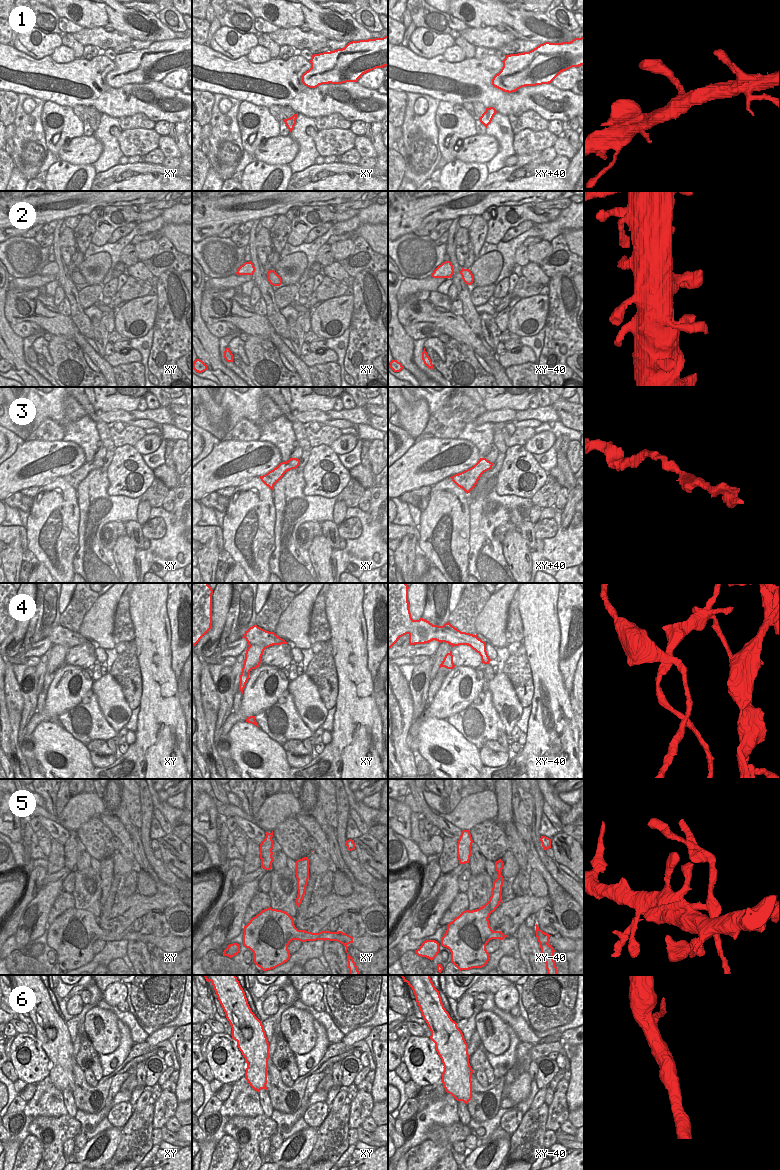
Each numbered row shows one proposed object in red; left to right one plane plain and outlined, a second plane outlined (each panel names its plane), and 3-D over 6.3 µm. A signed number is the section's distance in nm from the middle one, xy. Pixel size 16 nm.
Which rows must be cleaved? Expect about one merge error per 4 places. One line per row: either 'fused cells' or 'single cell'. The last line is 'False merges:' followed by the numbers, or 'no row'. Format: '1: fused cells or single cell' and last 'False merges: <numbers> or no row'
1: single cell
2: single cell
3: single cell
4: fused cells
5: fused cells
6: single cell
False merges: 4, 5

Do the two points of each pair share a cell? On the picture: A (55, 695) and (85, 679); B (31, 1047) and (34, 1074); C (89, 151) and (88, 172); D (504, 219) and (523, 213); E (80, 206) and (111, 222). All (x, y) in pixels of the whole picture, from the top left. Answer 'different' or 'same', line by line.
A: same
B: same
C: different
D: same
E: different

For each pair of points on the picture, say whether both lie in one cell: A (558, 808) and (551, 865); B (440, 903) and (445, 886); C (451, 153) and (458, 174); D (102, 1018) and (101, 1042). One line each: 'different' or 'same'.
A: different
B: same
C: different
D: same

